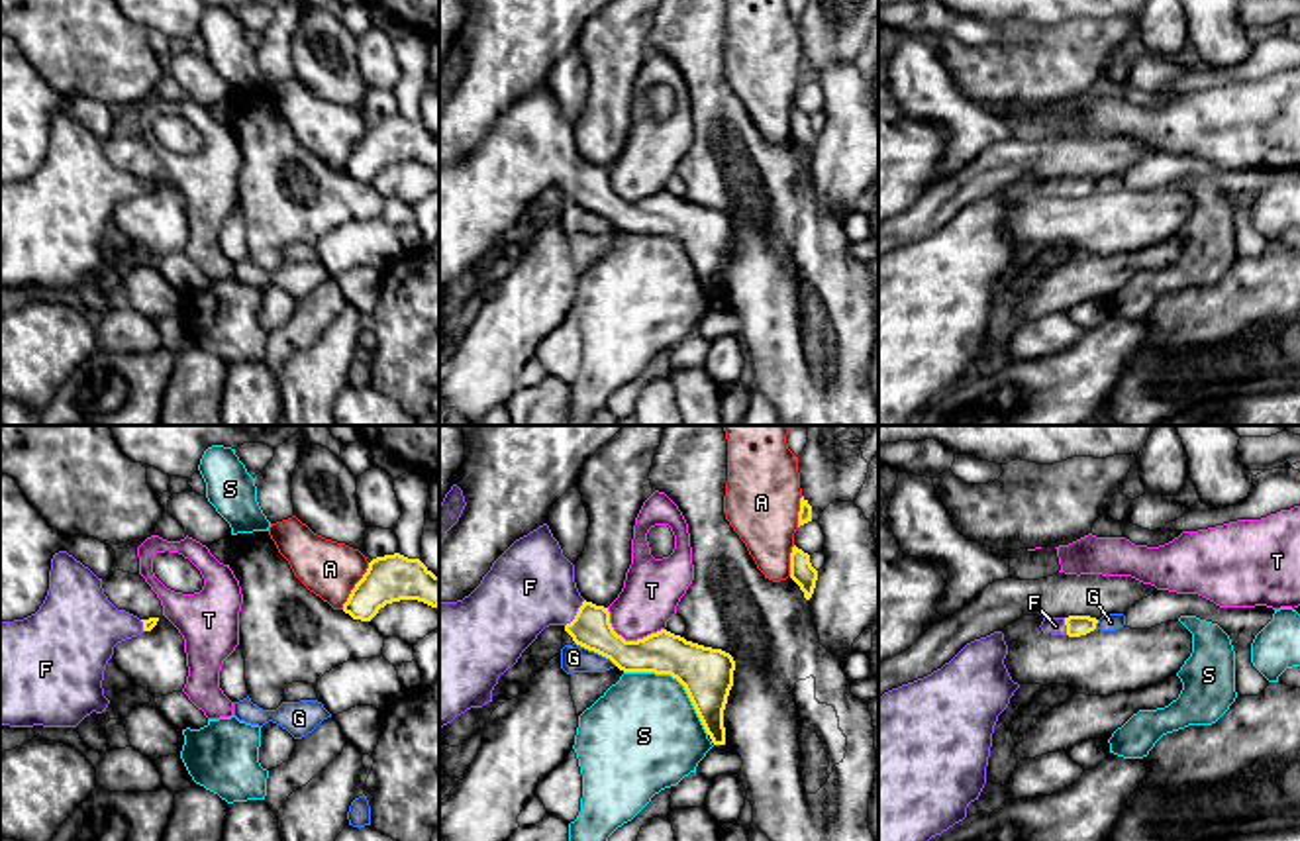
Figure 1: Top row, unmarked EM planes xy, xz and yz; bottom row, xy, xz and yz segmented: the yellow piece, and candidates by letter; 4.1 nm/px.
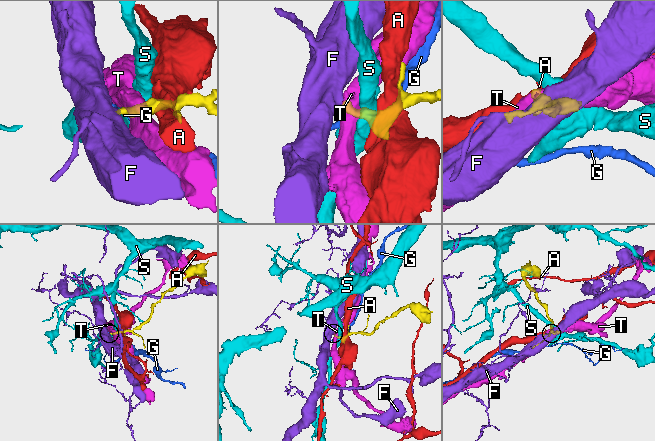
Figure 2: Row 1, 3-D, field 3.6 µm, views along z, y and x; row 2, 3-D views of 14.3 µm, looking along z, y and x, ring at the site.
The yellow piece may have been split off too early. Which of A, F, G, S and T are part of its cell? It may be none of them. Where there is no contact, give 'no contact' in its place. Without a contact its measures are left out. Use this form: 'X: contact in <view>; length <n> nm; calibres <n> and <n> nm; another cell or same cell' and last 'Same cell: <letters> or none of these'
A: contact in xy; length 220 nm; calibres 190 and 240 nm; another cell
F: contact in xz; length 140 nm; calibres 160 and 360 nm; same cell
G: contact in xz; length 200 nm; calibres 160 and 110 nm; another cell
S: contact in xz; length 440 nm; calibres 220 and 440 nm; another cell
T: contact in xz; length 260 nm; calibres 180 and 240 nm; another cell
Same cell: F

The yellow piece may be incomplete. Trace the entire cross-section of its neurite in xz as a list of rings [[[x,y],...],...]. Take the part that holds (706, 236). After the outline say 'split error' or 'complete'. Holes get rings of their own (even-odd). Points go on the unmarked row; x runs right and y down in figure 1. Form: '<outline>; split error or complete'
[[[547,84],[516,100],[469,157],[457,163],[439,163],[439,290],[467,271],[492,263],[498,239],[549,186],[563,186],[576,206],[610,220],[624,233],[655,233],[676,239],[712,304],[725,306],[724,271],[733,247],[733,218],[667,190],[625,202],[614,192],[608,169],[580,157],[575,125],[563,116]]]; split error

